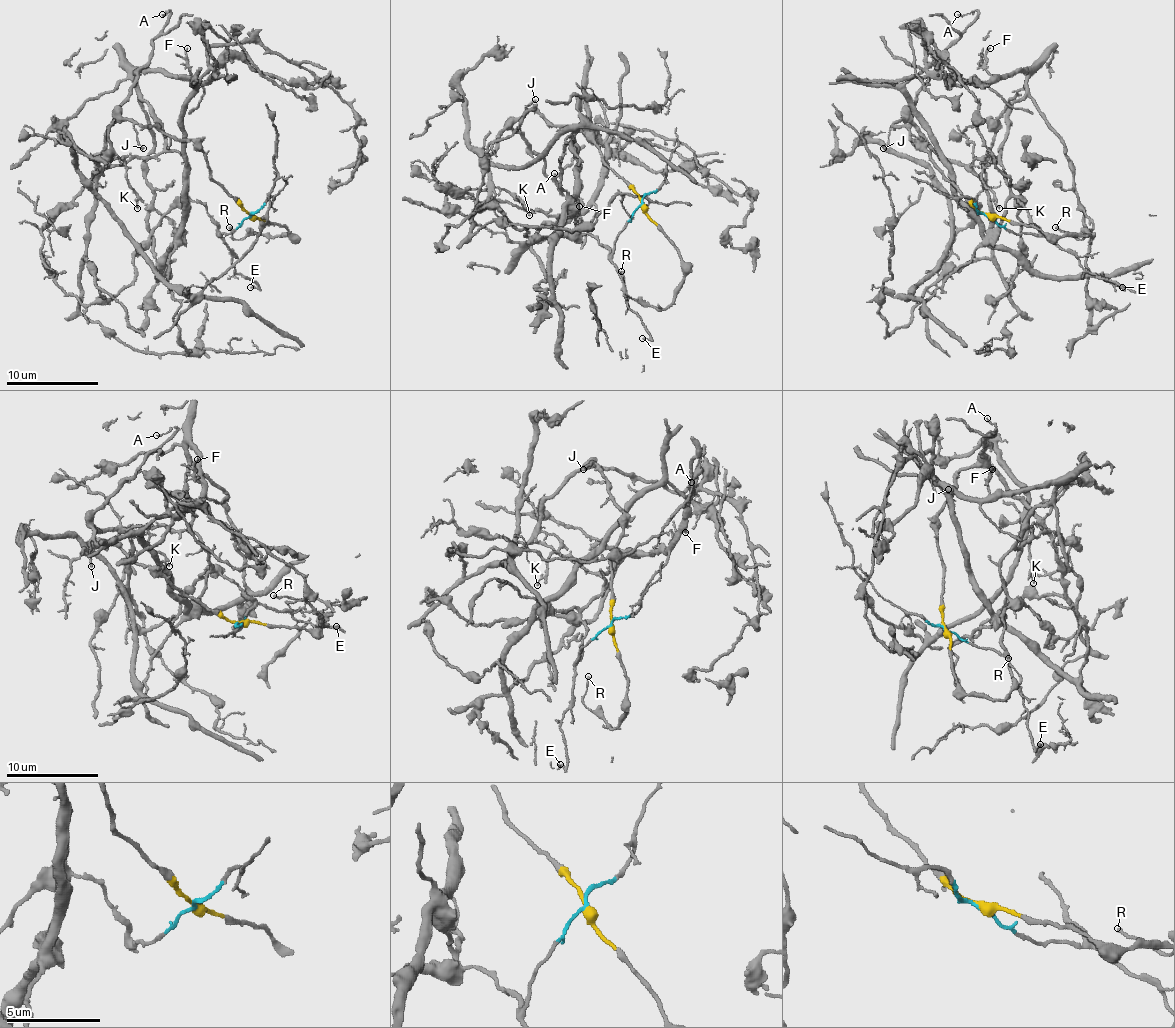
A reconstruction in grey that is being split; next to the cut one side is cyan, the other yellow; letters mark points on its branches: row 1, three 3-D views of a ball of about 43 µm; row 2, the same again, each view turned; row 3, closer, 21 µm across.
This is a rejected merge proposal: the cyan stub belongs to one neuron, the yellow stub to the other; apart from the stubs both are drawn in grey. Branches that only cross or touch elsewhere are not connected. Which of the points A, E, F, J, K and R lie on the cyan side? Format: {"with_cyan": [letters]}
{"with_cyan": ["E", "F"]}

